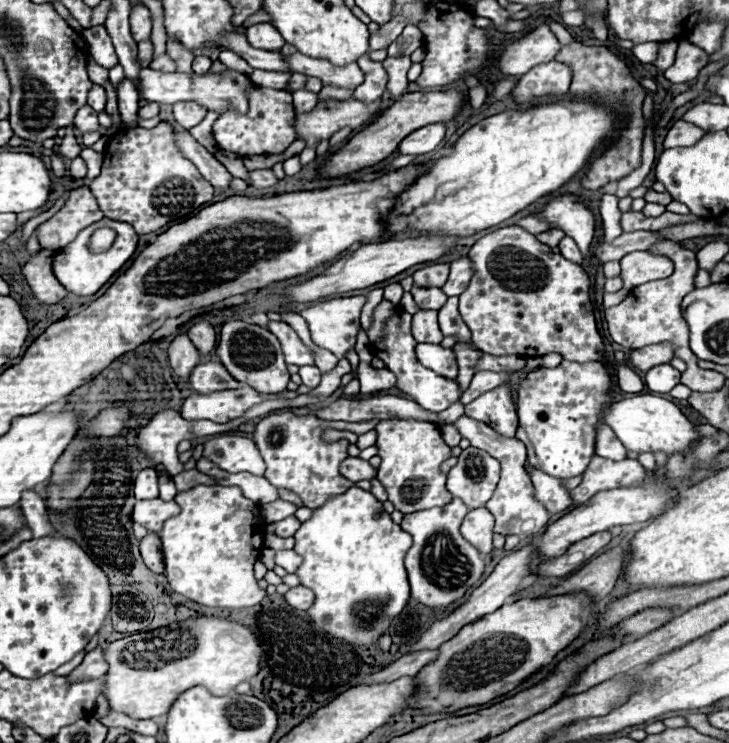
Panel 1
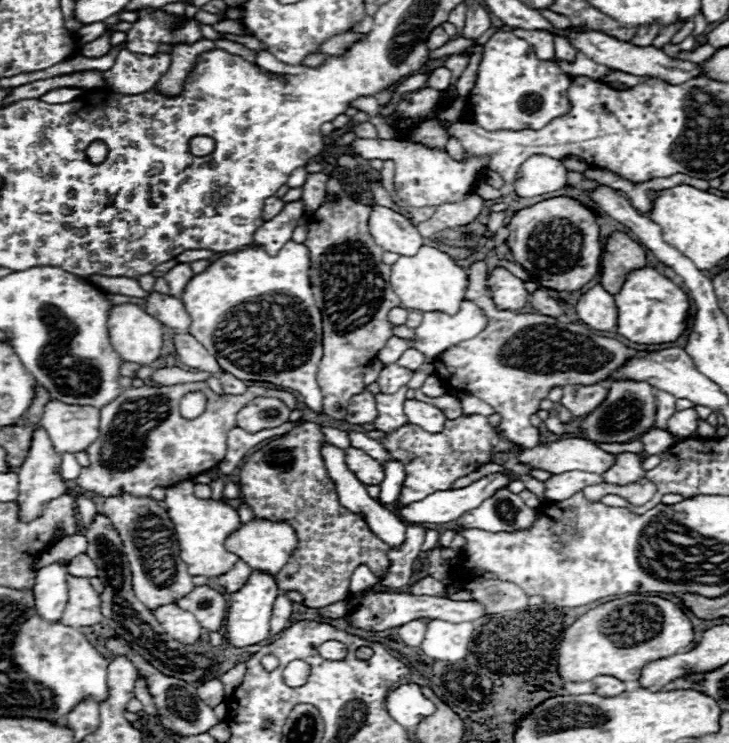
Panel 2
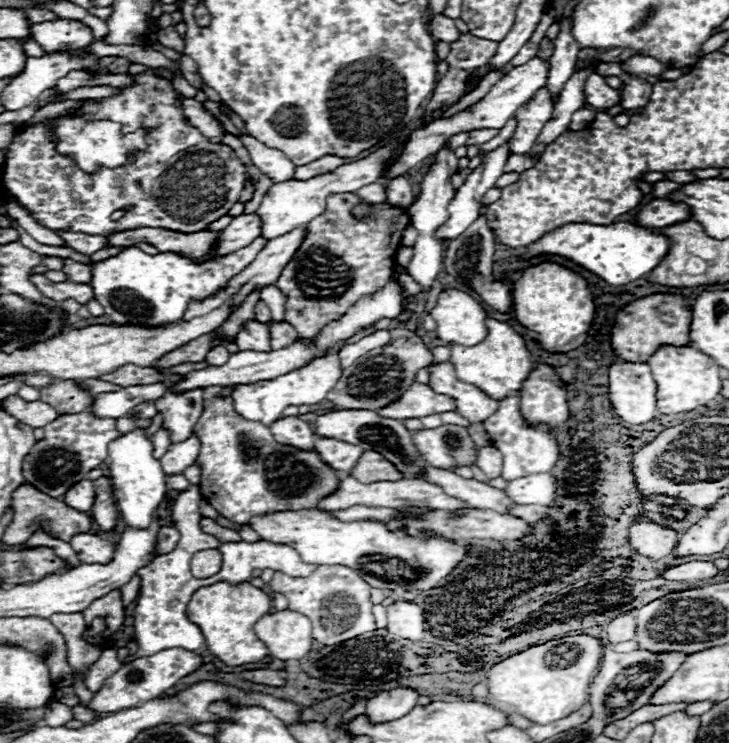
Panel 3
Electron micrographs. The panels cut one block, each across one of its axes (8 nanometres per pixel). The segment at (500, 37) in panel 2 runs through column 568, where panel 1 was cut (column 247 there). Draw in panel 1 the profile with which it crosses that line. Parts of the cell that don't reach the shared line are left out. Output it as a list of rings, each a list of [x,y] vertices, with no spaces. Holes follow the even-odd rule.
[[[142,68],[138,76],[138,92],[140,98],[146,102],[158,102],[158,104],[176,104],[176,102],[186,102],[186,100],[196,100],[208,110],[214,110],[218,114],[236,108],[238,112],[248,112],[248,100],[244,96],[244,90],[254,86],[246,74],[228,70],[226,76],[216,76],[216,74],[204,74],[204,76],[188,76],[180,72],[156,72],[150,68]]]

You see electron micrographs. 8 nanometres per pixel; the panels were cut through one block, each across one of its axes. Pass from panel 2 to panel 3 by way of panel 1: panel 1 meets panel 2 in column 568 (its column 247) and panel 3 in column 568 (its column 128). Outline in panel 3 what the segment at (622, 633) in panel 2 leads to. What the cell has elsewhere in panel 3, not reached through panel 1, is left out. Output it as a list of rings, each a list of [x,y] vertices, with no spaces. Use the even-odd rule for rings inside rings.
[[[586,634],[566,636],[540,646],[532,646],[516,656],[494,664],[488,670],[486,676],[490,698],[516,708],[518,714],[536,724],[562,720],[586,704],[588,688],[600,666],[602,650],[604,648],[600,638]]]

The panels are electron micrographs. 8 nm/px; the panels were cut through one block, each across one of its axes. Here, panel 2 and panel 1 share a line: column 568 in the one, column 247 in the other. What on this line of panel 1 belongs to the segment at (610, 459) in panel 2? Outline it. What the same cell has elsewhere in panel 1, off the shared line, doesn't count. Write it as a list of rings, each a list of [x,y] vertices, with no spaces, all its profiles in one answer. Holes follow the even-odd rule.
[[[220,436],[214,440],[208,440],[204,444],[204,454],[208,460],[212,460],[218,468],[238,474],[238,472],[252,472],[258,476],[264,476],[266,464],[256,448],[256,444],[250,438],[242,436]]]

